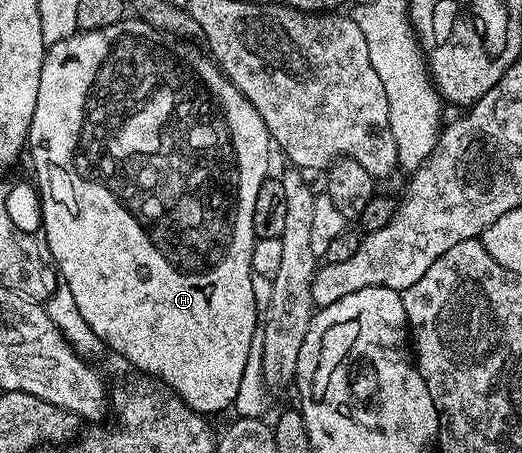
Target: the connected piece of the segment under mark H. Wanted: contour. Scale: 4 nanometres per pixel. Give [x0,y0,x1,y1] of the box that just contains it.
[28,17,272,417]

